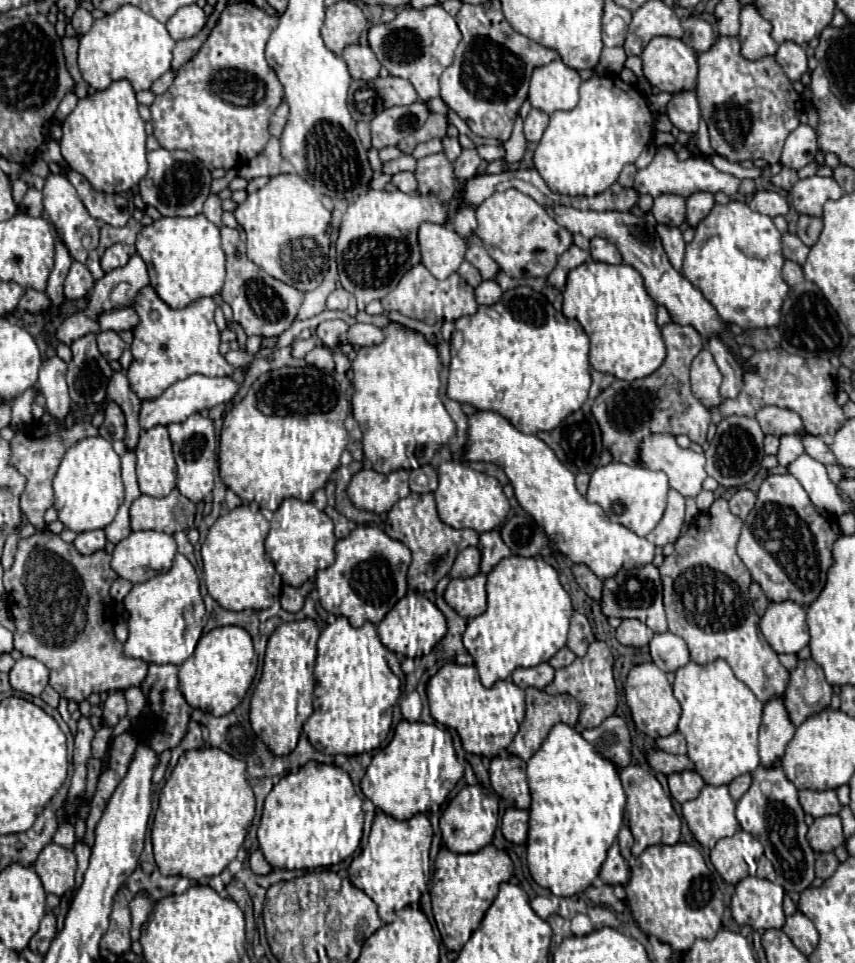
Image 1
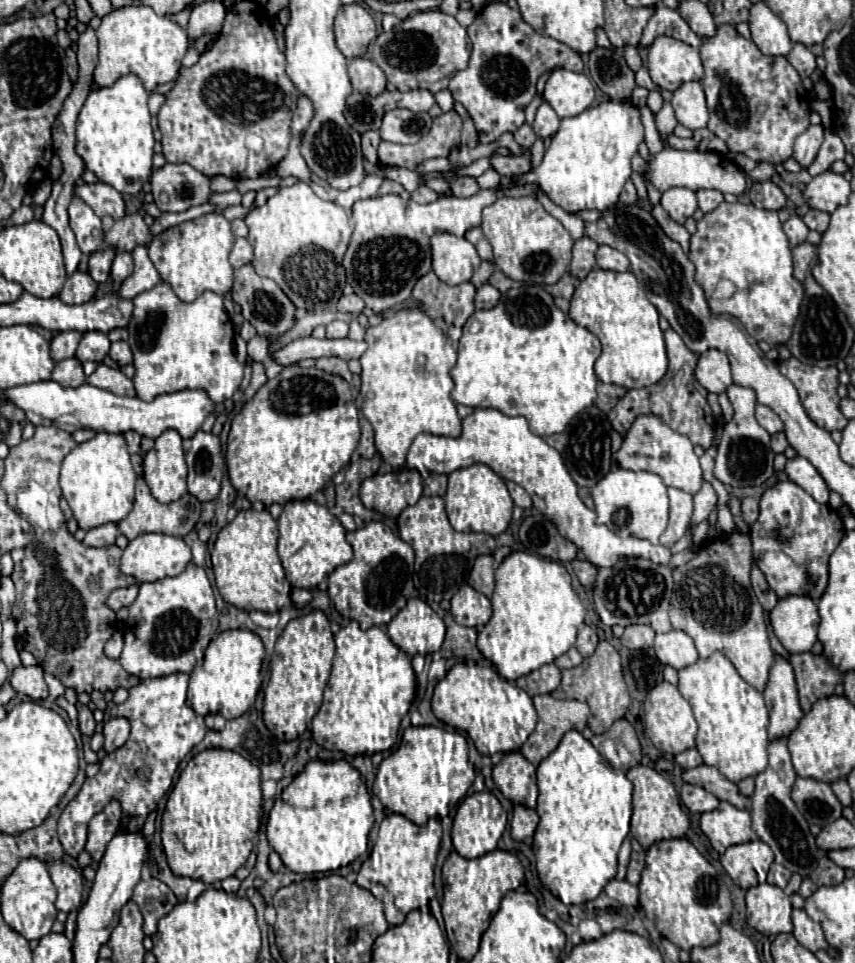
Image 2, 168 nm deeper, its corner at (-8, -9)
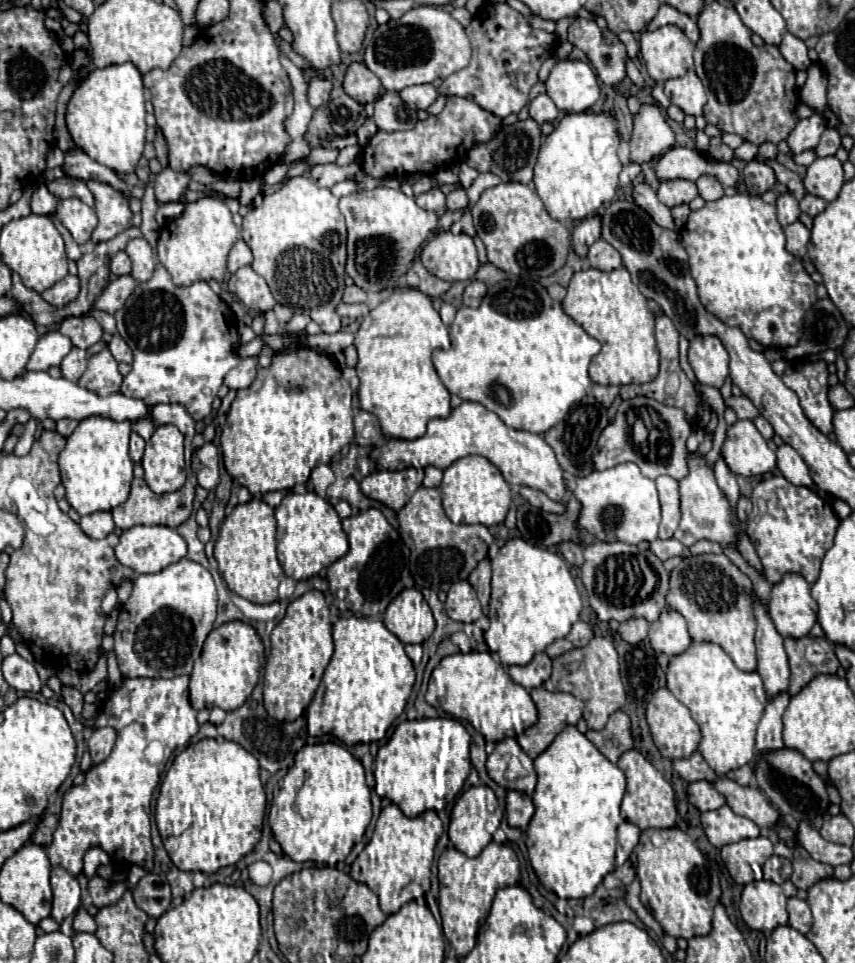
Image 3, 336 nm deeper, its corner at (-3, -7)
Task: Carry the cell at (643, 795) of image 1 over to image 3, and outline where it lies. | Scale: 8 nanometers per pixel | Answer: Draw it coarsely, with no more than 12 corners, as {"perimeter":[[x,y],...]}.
{"perimeter":[[636,750],[620,756],[626,774],[622,818],[640,830],[672,828],[670,782]]}

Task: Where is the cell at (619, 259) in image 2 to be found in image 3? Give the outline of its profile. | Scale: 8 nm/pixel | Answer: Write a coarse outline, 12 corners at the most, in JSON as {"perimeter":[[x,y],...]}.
{"perimeter":[[604,240],[588,252],[592,268],[610,272],[622,266],[622,256]]}

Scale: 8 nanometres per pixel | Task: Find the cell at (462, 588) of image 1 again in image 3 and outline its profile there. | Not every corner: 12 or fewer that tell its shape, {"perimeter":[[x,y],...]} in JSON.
{"perimeter":[[466,580],[452,584],[444,606],[456,622],[482,616],[478,596]]}

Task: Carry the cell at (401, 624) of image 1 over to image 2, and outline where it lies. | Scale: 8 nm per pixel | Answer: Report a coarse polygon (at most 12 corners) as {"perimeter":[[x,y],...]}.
{"perimeter":[[409,598],[387,632],[409,656],[433,654],[445,624]]}

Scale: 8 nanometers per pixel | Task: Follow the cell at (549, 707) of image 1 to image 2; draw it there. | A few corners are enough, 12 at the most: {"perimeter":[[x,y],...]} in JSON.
{"perimeter":[[535,696],[535,732],[521,754],[537,766],[565,732],[583,732],[589,706]]}

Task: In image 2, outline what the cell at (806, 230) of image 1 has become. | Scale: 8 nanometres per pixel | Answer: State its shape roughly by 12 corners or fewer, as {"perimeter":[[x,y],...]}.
{"perimeter":[[809,210],[803,222],[817,232],[829,226],[829,214]]}

